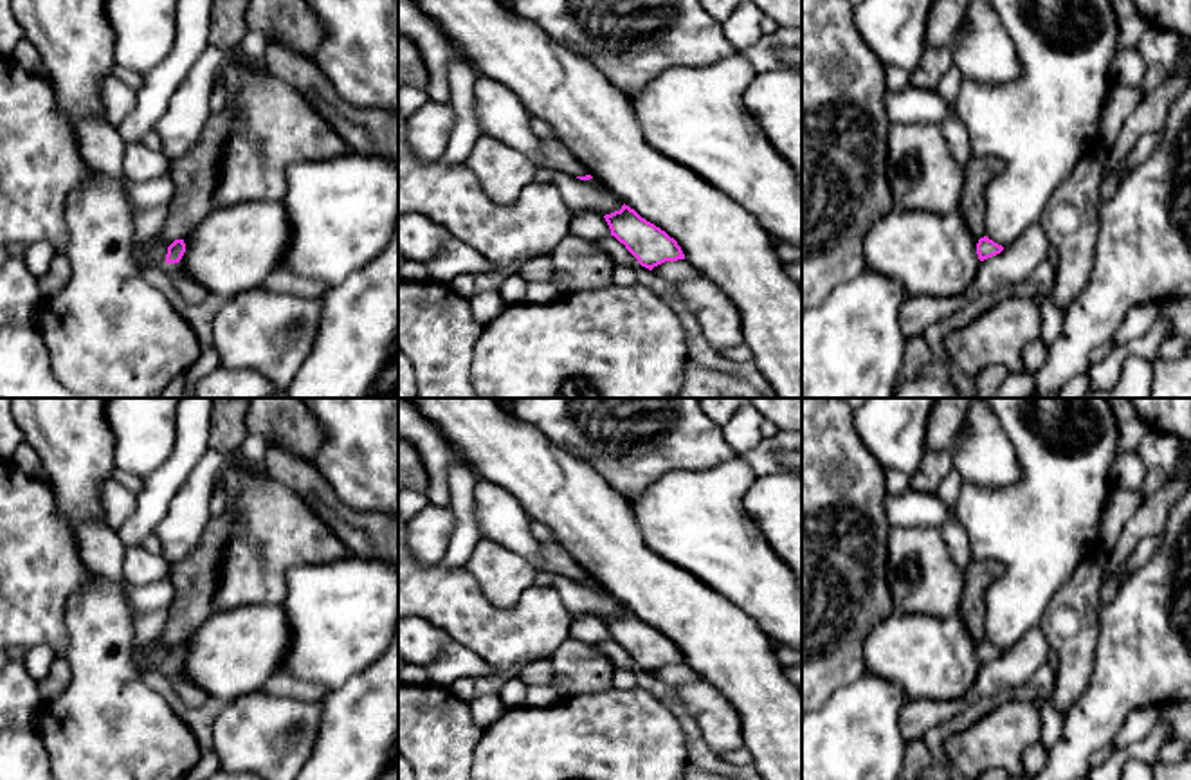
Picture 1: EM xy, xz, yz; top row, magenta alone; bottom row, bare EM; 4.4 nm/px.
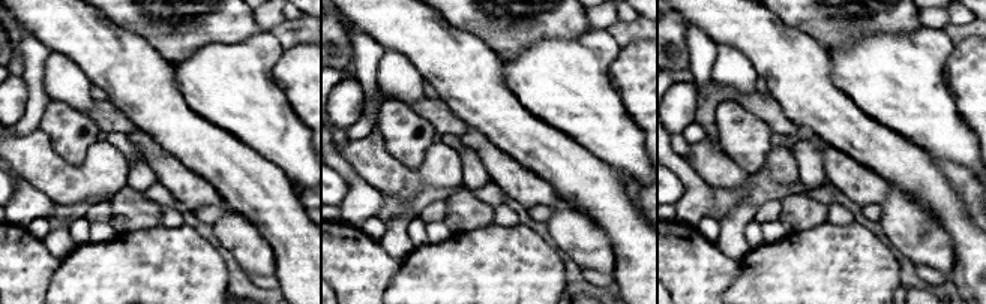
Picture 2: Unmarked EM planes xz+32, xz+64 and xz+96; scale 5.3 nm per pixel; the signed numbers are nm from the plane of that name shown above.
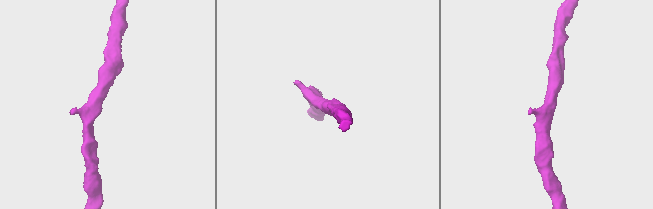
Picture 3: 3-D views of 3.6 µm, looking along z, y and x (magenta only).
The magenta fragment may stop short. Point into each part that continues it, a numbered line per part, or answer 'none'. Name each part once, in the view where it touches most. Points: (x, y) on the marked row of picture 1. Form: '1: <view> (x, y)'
none

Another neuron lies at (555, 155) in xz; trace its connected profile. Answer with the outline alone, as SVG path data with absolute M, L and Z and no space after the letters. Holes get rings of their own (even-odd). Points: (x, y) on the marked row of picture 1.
M541 139L541 151L542 162L539 168L553 169L571 177L591 175L559 139Z

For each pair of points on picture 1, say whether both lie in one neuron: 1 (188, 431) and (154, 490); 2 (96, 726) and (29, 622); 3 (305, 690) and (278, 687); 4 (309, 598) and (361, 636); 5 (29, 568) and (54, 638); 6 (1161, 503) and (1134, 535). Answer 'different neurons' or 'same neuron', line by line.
1: same neuron
2: different neurons
3: same neuron
4: same neuron
5: same neuron
6: same neuron

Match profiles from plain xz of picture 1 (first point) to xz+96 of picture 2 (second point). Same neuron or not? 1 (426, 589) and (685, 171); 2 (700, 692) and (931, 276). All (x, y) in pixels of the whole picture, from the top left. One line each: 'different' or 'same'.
1: different
2: different

